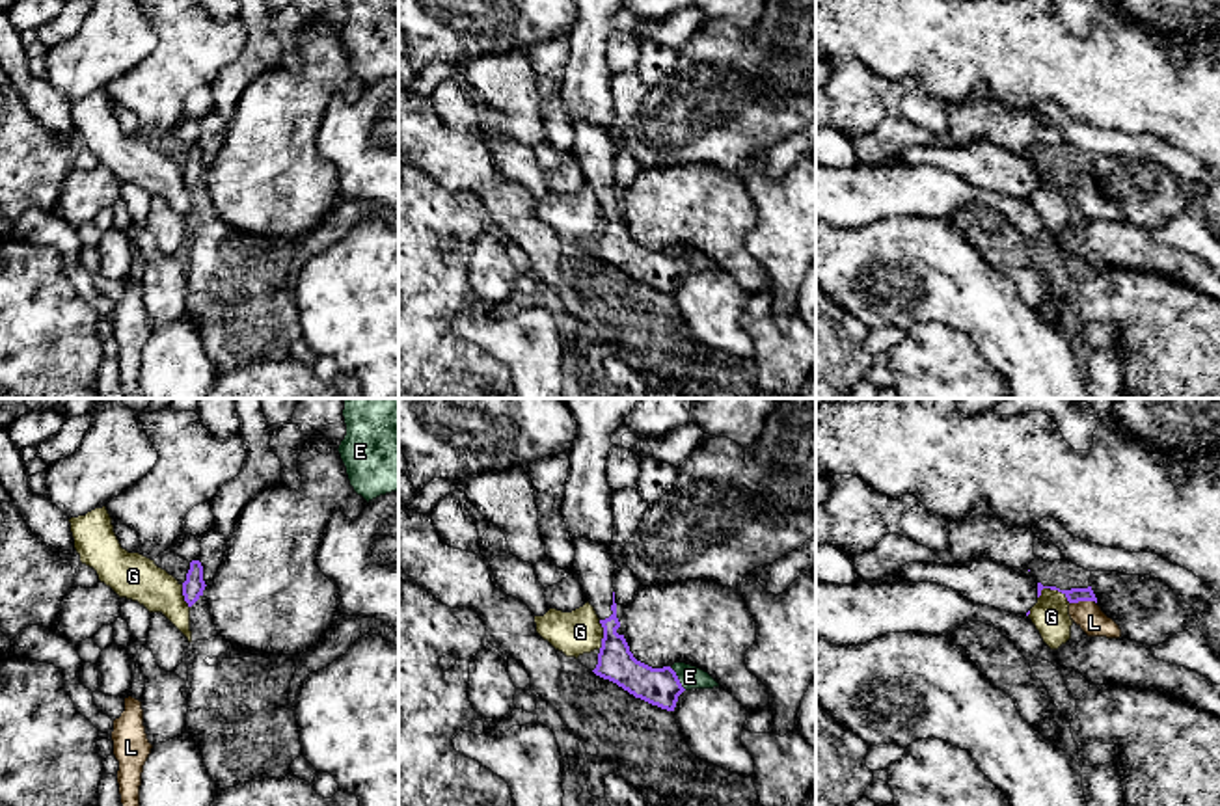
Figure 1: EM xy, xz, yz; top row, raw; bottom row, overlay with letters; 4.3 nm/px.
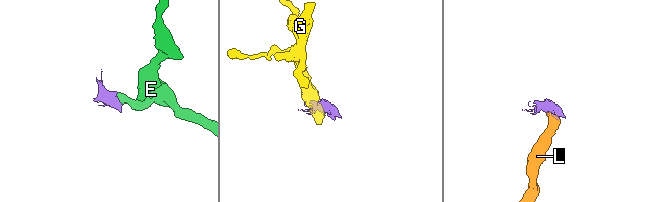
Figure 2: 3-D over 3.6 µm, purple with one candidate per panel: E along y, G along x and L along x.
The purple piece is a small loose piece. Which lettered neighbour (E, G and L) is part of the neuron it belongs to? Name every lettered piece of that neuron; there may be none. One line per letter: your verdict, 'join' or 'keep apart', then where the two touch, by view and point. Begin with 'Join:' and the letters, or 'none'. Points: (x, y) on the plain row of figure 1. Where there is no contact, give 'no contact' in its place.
Join: E, L
E: join; meets purple in xz at (677, 261)
G: keep apart; meets purple in yz at (1057, 172)
L: join; meets purple in yz at (1083, 183)

